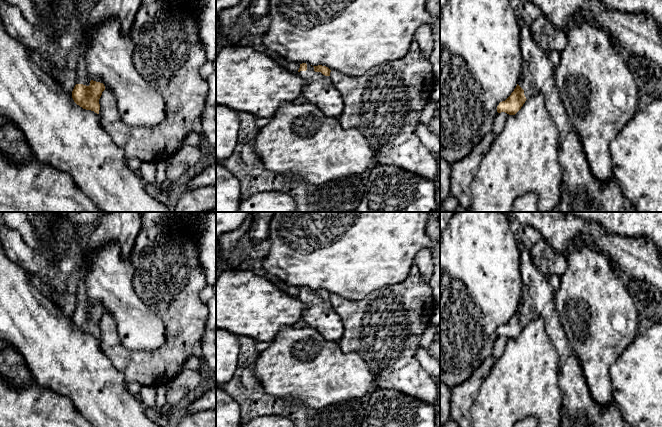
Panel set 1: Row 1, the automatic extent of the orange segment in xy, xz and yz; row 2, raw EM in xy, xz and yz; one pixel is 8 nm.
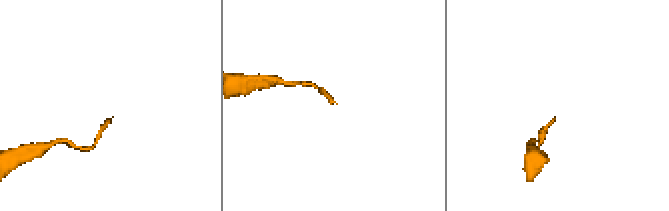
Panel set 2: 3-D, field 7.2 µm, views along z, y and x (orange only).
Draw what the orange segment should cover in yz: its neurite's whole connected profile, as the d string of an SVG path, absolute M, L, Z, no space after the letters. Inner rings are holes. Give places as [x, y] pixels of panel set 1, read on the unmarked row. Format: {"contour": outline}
{"contour": "M519 239L518 246L520 250L521 297L516 312L505 325L499 327L497 336L515 339L531 320L540 318L544 322L545 332L557 353L557 380L562 395L559 427L630 427L614 402L607 408L603 408L594 401L579 359L571 348L556 311L554 303L555 290L550 281L533 263L530 249L527 249Z"}

